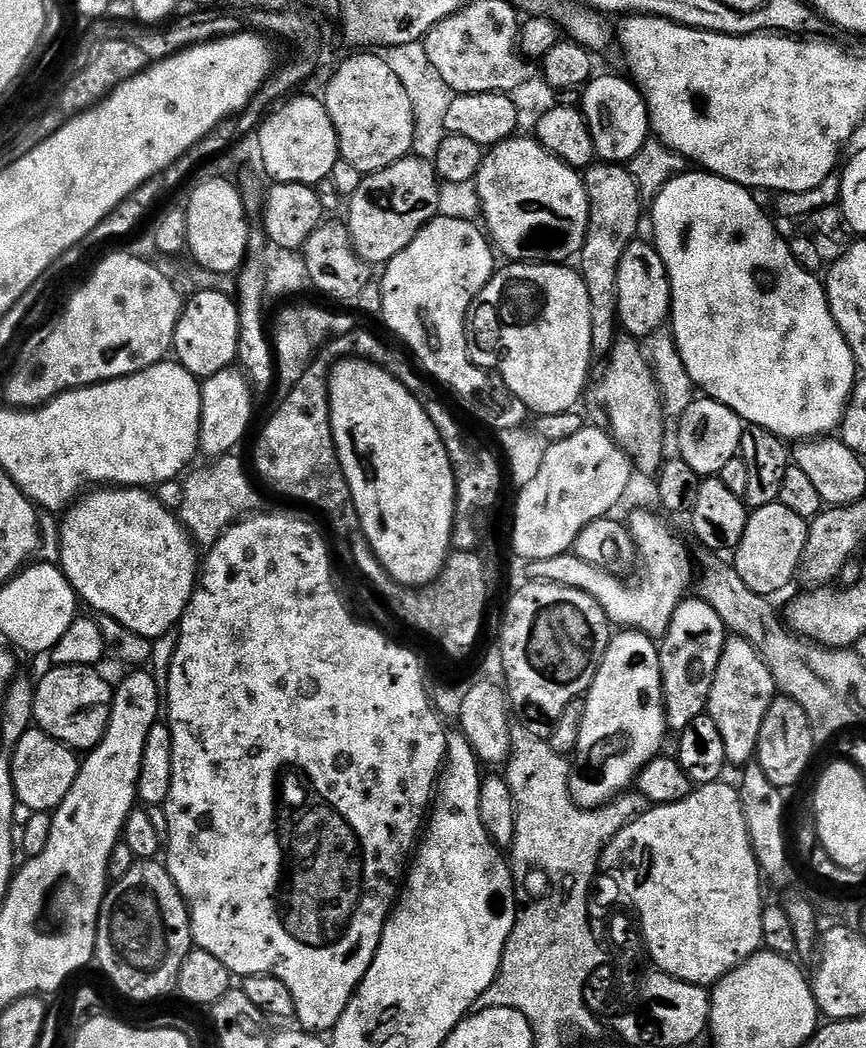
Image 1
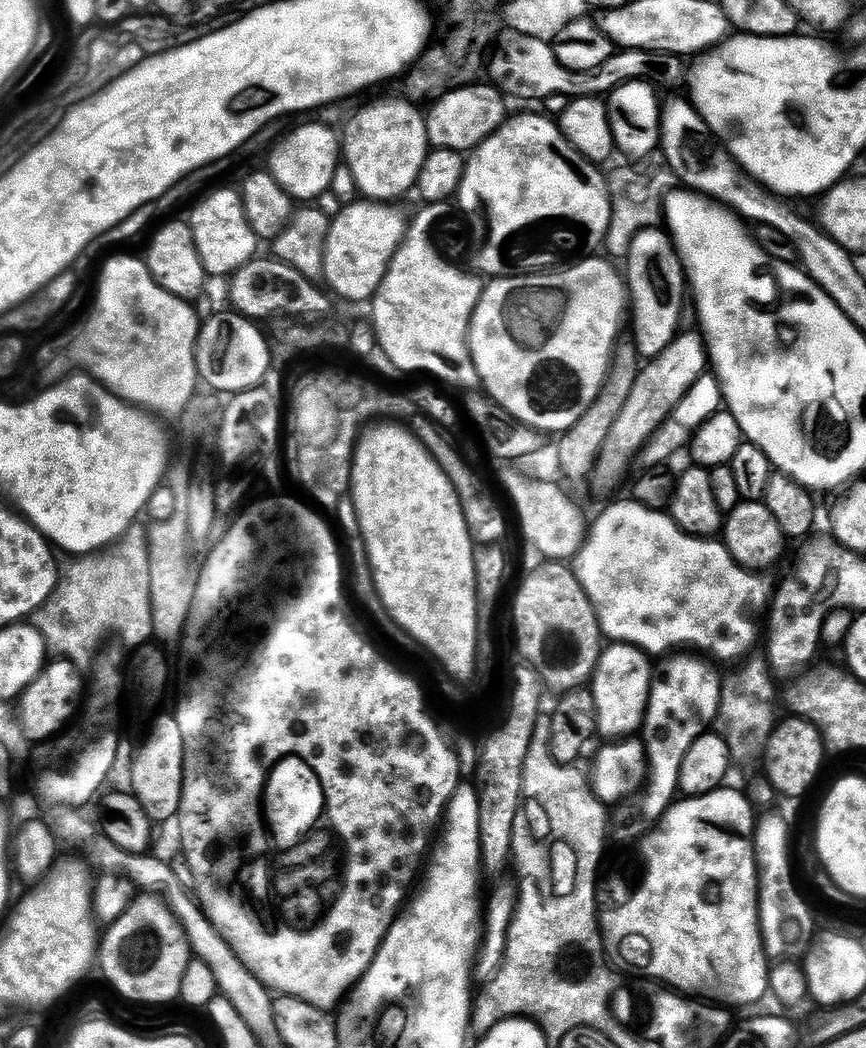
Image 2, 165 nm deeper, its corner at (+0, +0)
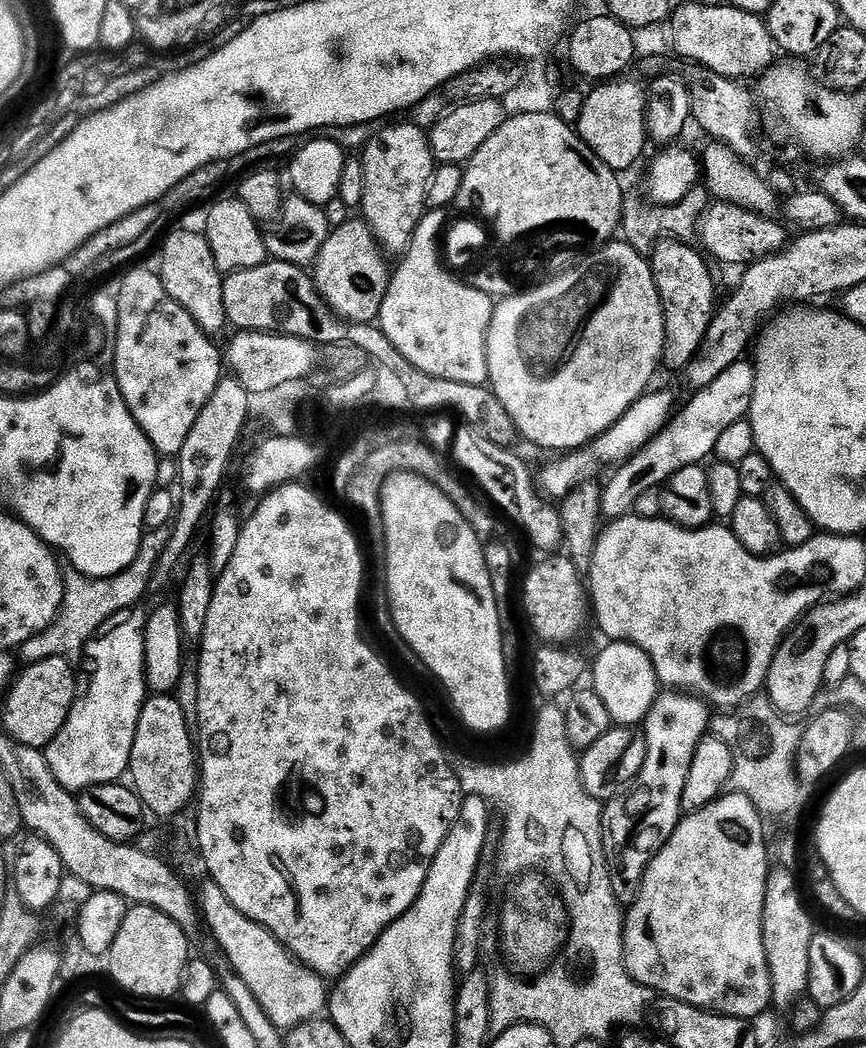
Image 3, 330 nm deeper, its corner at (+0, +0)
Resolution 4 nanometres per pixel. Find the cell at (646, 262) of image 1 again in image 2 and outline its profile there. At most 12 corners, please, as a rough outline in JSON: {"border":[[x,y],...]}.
{"border":[[663,227],[626,257],[630,324],[645,361],[681,331],[680,255]]}

